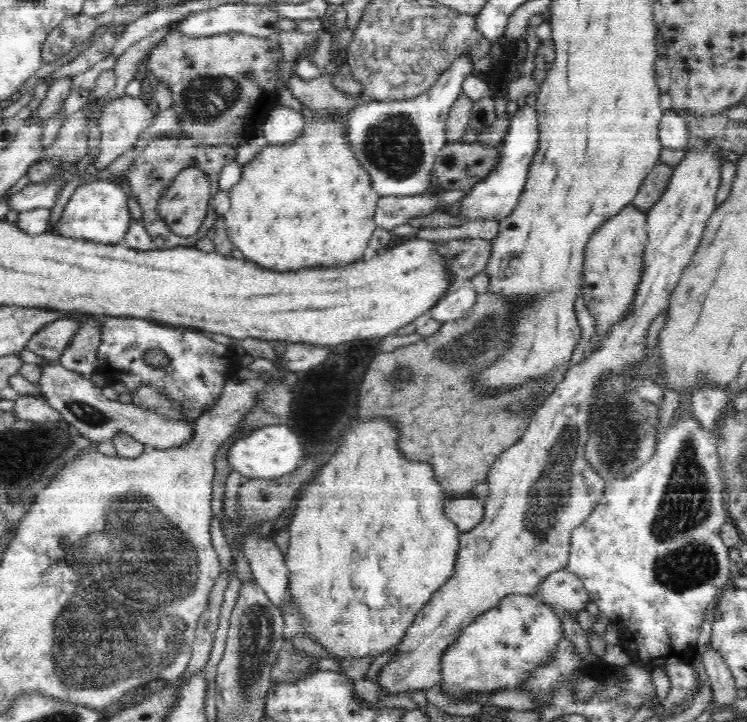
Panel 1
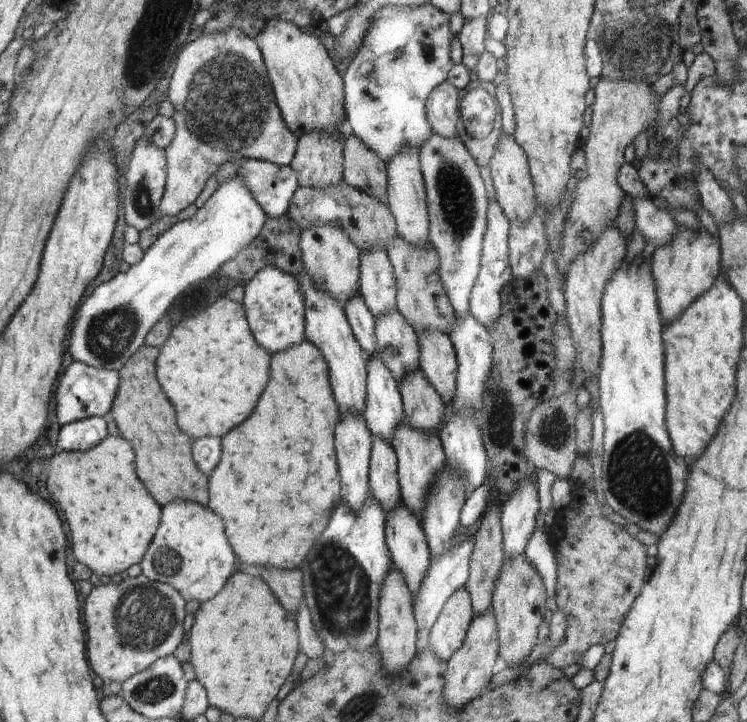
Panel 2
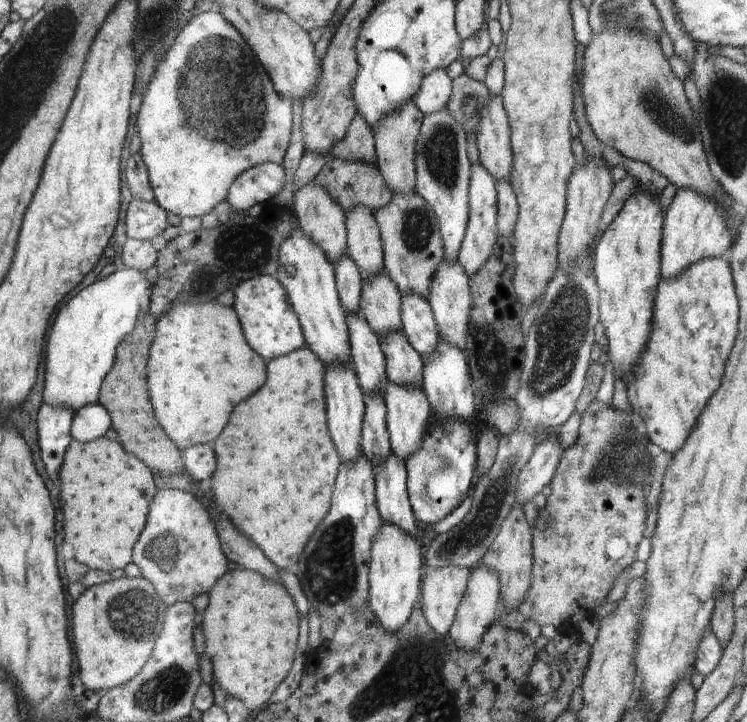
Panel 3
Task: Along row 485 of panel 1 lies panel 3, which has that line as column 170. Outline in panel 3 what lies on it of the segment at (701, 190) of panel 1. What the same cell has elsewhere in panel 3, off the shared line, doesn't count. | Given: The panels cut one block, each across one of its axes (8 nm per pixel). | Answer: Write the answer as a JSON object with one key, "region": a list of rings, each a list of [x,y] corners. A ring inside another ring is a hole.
{"region":[[[160,489],[152,516],[147,516],[148,528],[139,536],[132,562],[140,568],[142,577],[155,585],[156,592],[171,606],[189,602],[199,594],[208,594],[212,586],[226,574],[228,560],[220,548],[216,526],[204,504],[193,494],[180,489]]]}

